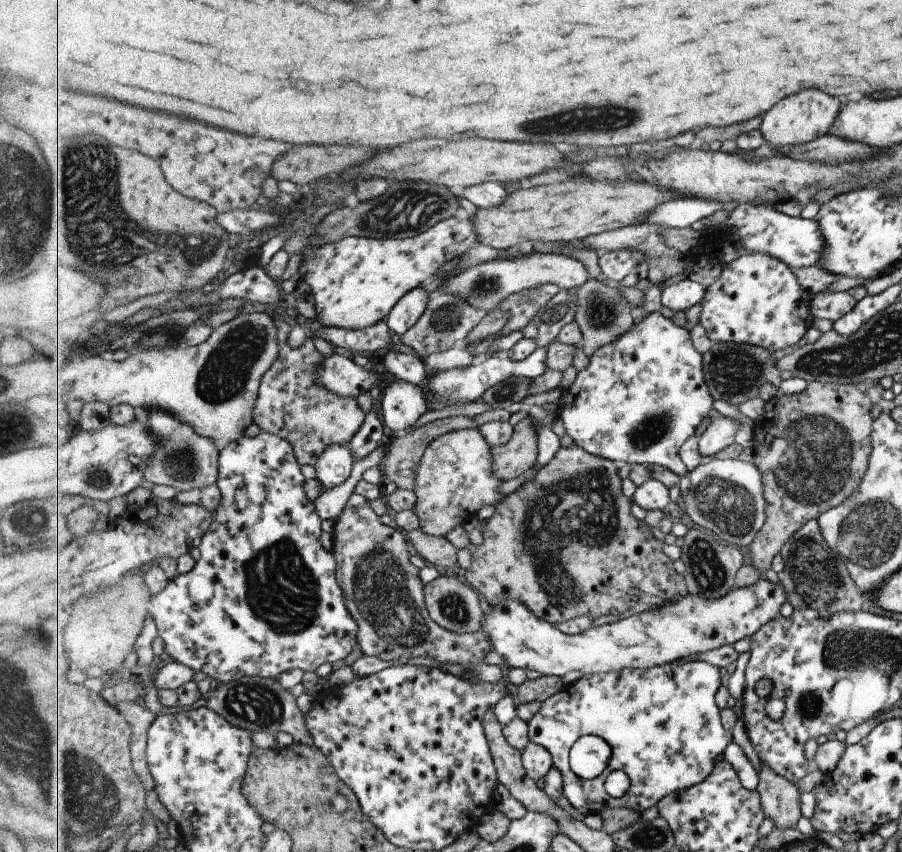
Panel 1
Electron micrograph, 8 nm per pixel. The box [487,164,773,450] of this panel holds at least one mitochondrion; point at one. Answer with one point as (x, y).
(735, 371)

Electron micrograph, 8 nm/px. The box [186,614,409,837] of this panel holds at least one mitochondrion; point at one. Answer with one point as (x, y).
(252, 702)

